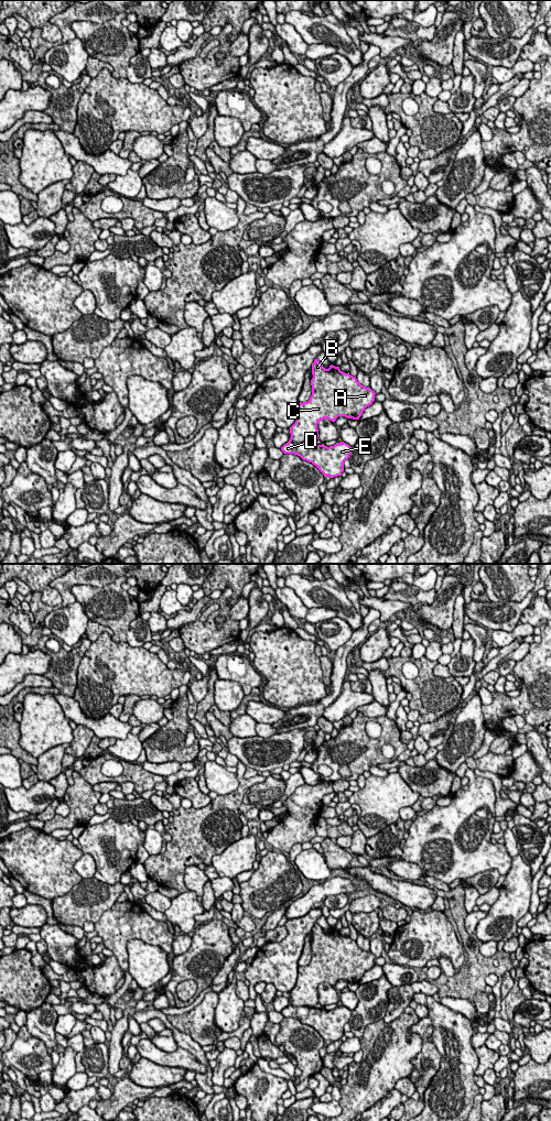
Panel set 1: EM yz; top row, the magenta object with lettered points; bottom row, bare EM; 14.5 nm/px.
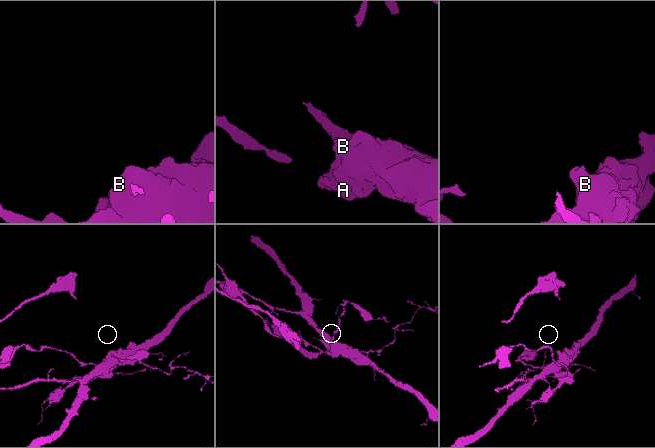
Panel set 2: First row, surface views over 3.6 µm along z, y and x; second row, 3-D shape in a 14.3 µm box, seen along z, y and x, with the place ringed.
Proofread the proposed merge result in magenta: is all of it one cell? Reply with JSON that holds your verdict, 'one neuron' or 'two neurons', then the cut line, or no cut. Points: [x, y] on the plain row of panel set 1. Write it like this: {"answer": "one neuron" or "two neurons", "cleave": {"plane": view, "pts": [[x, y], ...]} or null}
{"answer": "two neurons", "cleave": {"plane": "yz", "pts": [[290, 1003], [314, 1008]]}}

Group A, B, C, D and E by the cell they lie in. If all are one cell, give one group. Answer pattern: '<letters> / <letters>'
A B C / D E

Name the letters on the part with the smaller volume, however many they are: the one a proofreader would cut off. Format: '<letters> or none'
D, E

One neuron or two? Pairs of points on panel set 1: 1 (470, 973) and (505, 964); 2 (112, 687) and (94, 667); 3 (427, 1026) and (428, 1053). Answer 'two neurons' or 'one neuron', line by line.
1: one neuron
2: one neuron
3: one neuron

